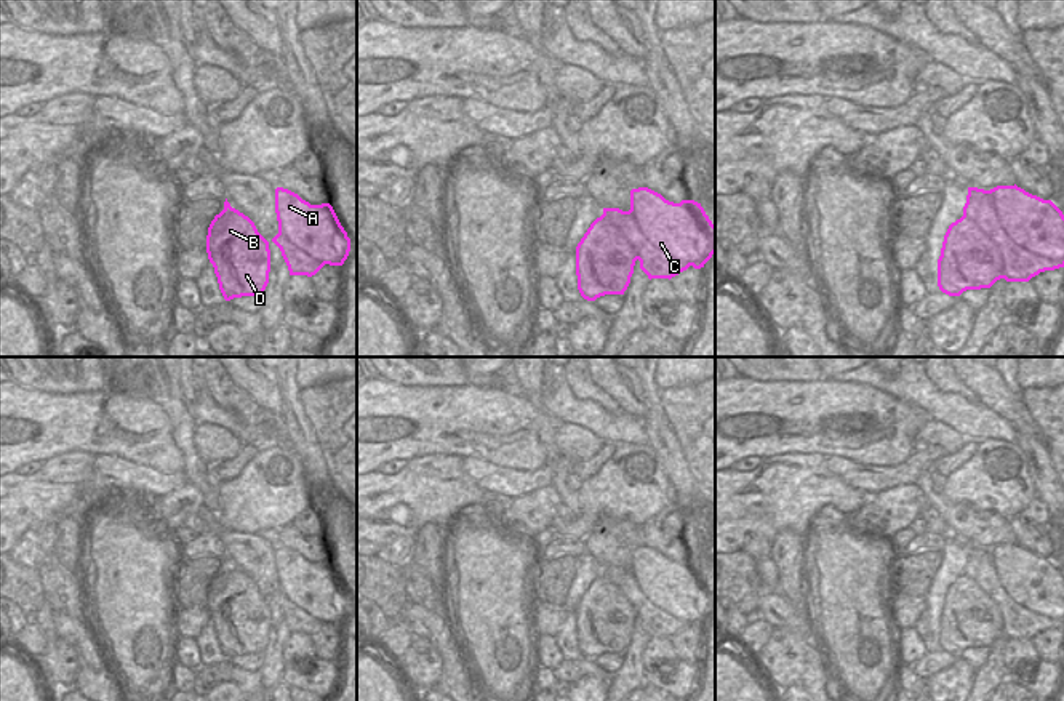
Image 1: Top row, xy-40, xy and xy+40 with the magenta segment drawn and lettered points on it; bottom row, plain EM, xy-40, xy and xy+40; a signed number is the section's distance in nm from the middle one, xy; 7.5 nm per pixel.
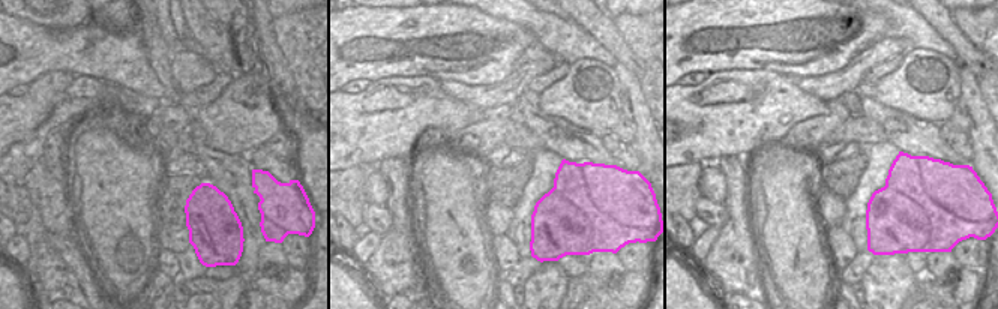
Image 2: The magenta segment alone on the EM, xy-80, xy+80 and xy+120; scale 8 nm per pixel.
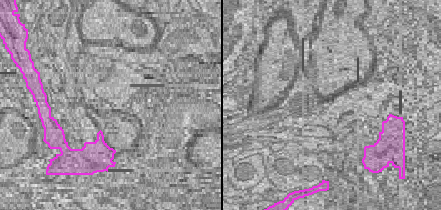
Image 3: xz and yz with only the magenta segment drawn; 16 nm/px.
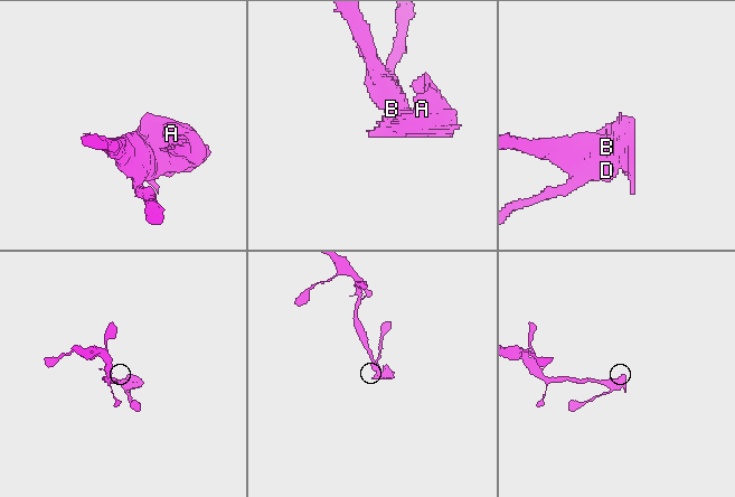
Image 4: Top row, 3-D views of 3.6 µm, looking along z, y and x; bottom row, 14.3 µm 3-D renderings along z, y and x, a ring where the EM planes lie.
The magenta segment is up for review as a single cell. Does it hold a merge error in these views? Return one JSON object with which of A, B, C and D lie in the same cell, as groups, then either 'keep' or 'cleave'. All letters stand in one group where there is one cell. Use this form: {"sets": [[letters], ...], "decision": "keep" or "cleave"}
{"sets": [["A", "C"], ["B", "D"]], "decision": "cleave"}

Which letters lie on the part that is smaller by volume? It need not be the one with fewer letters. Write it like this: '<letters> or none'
A, C

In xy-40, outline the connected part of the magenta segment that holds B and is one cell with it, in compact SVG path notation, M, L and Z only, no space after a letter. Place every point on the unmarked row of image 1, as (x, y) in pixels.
M227 557L208 586L206 611L226 659L264 651L270 631L269 600Z

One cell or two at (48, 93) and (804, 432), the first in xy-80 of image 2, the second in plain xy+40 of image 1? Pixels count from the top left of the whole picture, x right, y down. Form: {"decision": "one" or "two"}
{"decision": "two"}

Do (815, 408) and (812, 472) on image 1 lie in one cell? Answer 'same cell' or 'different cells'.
different cells

